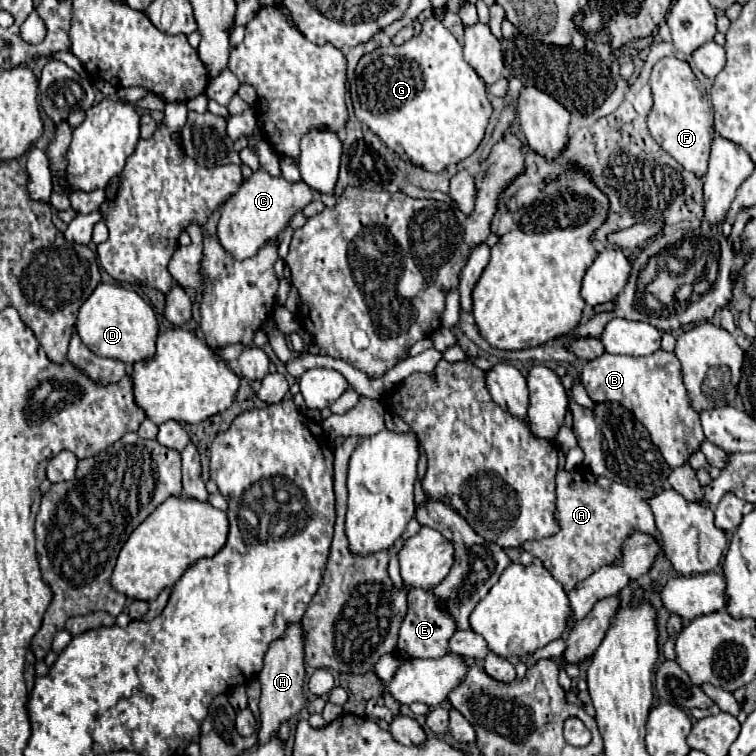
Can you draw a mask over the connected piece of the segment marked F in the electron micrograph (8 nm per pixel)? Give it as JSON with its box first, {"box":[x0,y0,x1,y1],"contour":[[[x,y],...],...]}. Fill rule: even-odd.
{"box":[647,56,713,176],"contour":[[[675,56],[661,58],[653,66],[649,84],[653,90],[653,108],[647,118],[651,136],[685,170],[691,170],[695,176],[705,176],[713,142],[713,112],[705,86],[695,78],[691,66]]]}

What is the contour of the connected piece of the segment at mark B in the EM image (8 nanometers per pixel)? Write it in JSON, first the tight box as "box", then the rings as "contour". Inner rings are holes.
{"box":[581,350,705,468],"contour":[[[657,350],[643,358],[603,352],[583,366],[581,384],[593,402],[619,402],[621,406],[629,408],[649,430],[653,444],[657,444],[671,468],[689,464],[691,454],[699,450],[705,440],[701,422],[697,420],[699,414],[693,410],[683,384],[681,362],[671,352]]]}

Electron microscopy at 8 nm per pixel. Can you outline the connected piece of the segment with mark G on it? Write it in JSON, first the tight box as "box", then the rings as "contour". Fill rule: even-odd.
{"box":[351,16,493,172],"contour":[[[435,16],[423,22],[419,36],[403,42],[401,46],[391,44],[365,54],[359,60],[355,80],[351,82],[351,100],[355,106],[355,116],[367,124],[391,150],[405,162],[421,166],[429,172],[441,172],[449,164],[457,164],[471,156],[483,140],[485,126],[493,112],[483,80],[465,62],[461,44]]]}

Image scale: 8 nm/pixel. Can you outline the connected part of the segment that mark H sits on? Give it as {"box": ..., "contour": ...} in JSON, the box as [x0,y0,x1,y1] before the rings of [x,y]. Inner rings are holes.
{"box":[257,624,305,744],"contour":[[[289,624],[287,634],[279,640],[275,640],[269,646],[269,652],[265,654],[265,666],[259,674],[261,682],[261,698],[259,698],[259,732],[257,732],[257,744],[269,742],[281,726],[281,722],[287,722],[289,718],[297,716],[303,708],[303,684],[305,684],[305,666],[303,666],[303,628],[301,624]]]}

